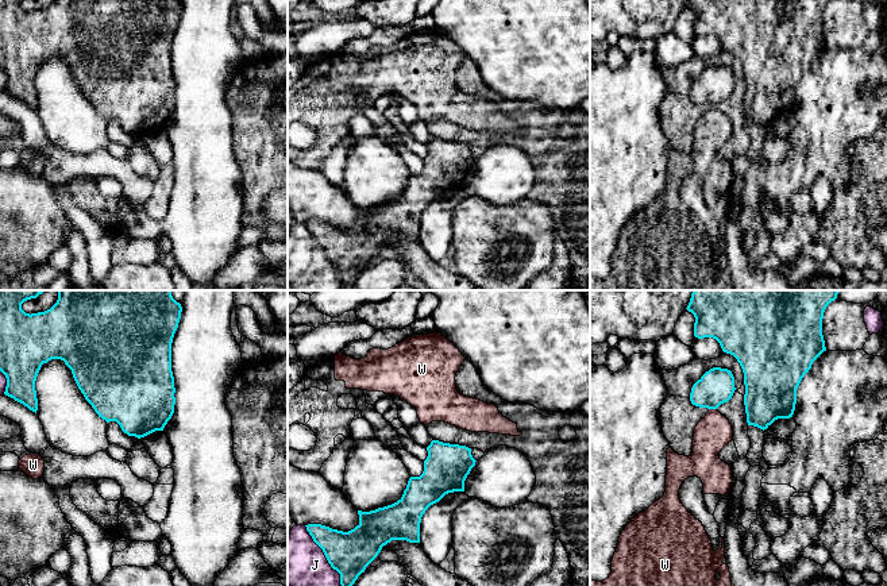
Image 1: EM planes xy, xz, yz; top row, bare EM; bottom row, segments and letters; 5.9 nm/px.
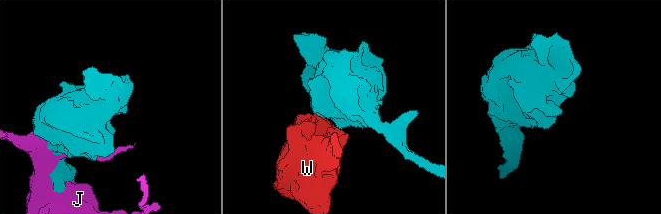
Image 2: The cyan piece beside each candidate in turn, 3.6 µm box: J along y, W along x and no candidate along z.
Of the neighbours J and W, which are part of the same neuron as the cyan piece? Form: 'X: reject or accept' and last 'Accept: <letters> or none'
J: reject
W: reject
Accept: none

